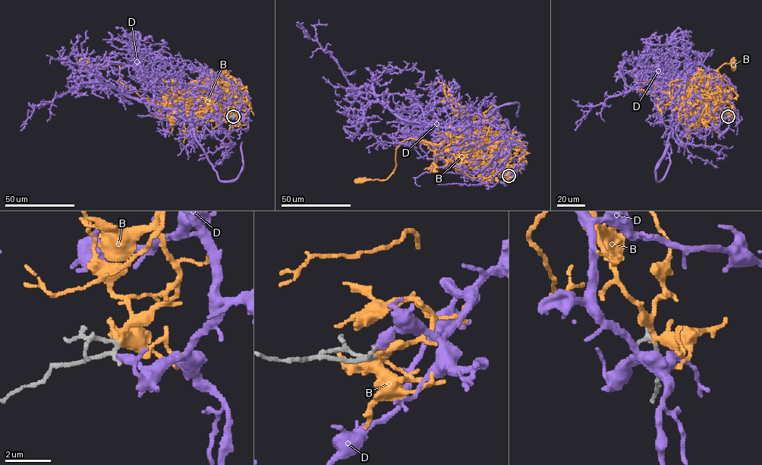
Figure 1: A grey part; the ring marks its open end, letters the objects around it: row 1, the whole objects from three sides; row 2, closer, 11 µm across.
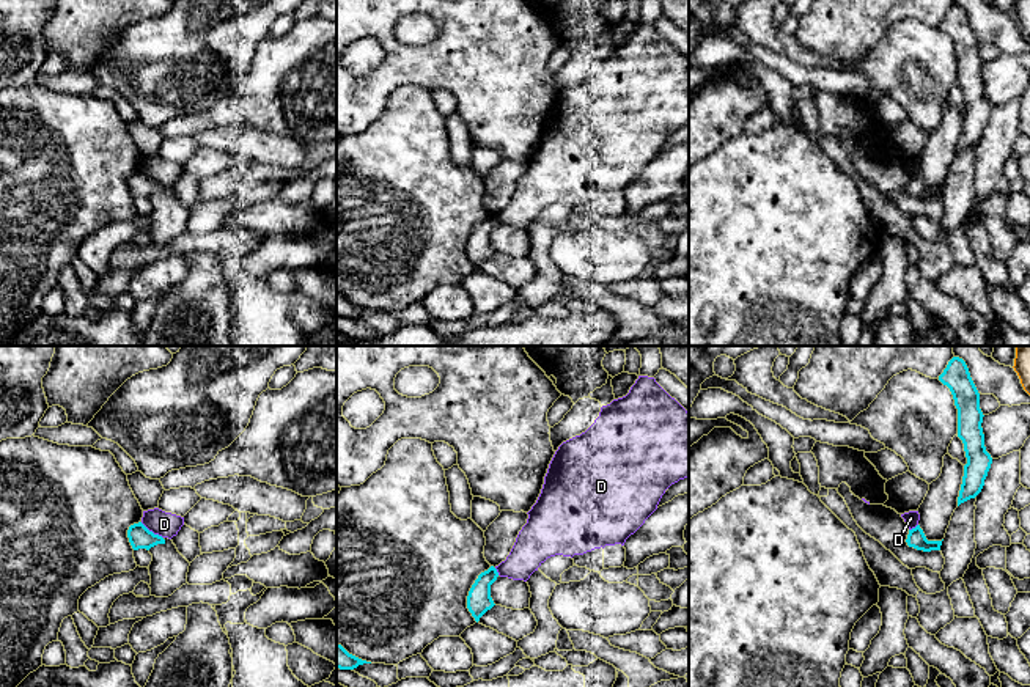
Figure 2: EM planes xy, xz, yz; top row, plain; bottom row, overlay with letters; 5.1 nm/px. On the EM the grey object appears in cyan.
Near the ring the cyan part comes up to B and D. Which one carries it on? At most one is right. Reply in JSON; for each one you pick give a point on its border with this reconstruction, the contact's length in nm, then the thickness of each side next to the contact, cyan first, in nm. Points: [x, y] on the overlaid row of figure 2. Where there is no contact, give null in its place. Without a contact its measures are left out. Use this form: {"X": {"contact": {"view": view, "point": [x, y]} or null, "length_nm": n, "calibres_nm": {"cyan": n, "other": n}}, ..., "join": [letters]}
{"B": {"contact": null}, "join": ["B"]}

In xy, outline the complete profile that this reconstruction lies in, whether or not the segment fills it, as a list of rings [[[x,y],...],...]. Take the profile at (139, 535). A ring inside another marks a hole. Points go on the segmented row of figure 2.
[[[142,522],[129,527],[127,538],[134,550],[138,550],[138,549],[149,550],[157,544],[165,544],[165,539],[162,536],[149,531]]]

